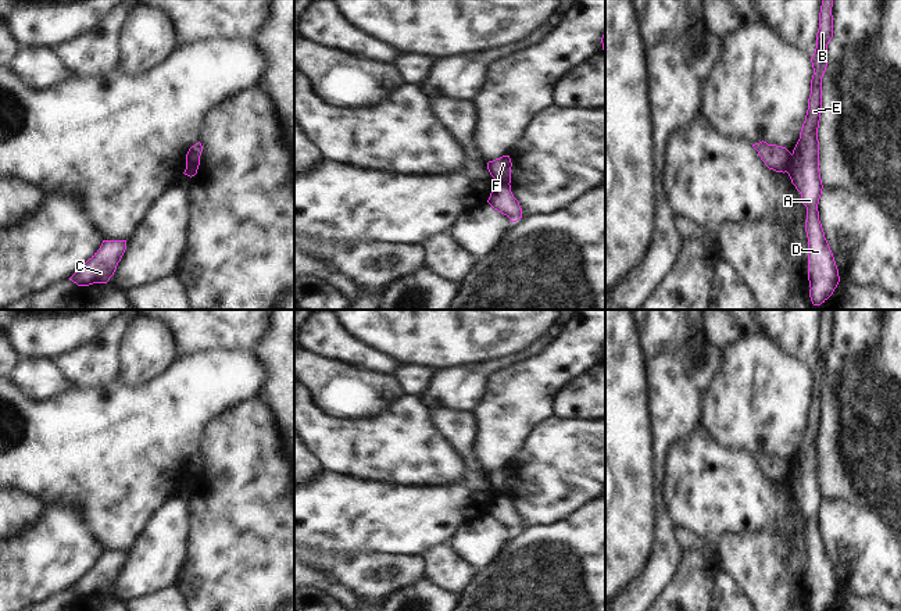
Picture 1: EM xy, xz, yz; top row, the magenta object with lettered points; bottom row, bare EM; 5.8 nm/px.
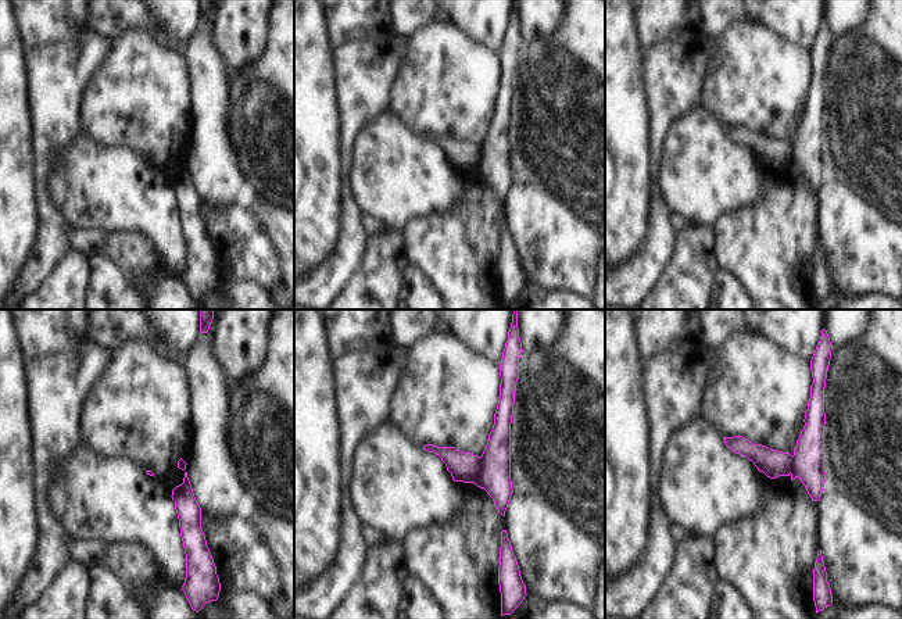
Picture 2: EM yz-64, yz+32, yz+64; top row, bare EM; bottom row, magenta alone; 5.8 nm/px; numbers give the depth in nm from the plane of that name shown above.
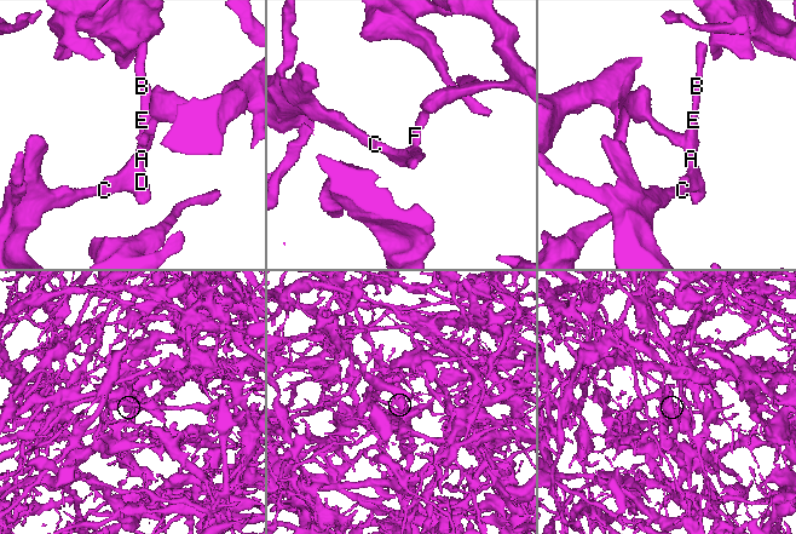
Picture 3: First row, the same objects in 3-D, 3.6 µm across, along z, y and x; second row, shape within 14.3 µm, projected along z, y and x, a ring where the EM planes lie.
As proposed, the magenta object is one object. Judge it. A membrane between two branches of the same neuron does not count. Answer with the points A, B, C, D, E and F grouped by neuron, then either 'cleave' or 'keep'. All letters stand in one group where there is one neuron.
groups A B C D E / F; cleave

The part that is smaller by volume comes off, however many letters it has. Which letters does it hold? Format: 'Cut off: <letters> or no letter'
Cut off: F

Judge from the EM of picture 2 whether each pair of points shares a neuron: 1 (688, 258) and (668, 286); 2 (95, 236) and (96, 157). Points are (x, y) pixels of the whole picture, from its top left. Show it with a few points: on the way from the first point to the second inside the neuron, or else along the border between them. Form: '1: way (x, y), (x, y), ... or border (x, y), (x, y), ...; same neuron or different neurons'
1: way (688, 265), (675, 279); same neuron
2: border (67, 222), (79, 228), (97, 228), (103, 232); different neurons

